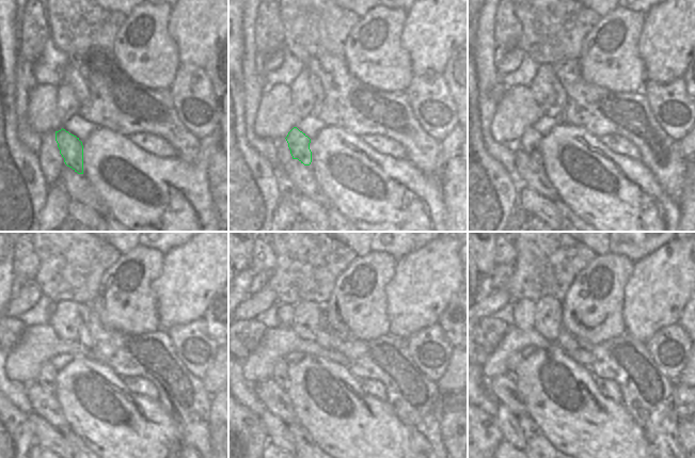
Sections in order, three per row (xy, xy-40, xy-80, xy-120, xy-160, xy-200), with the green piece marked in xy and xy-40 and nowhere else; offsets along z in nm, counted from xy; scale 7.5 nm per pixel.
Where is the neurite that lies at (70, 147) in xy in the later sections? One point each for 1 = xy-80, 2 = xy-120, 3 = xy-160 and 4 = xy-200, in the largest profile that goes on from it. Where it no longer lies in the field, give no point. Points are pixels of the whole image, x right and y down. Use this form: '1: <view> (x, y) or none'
1: xy-80 (530, 141)
2: xy-120 (46, 378)
3: xy-160 (280, 376)
4: xy-200 (514, 361)

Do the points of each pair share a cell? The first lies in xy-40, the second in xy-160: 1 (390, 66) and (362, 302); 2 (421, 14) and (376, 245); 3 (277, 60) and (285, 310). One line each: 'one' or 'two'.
1: one
2: two
3: two

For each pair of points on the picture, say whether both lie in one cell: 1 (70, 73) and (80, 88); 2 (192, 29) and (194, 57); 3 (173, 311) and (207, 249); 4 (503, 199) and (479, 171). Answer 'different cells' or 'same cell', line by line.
1: same cell
2: same cell
3: same cell
4: same cell

